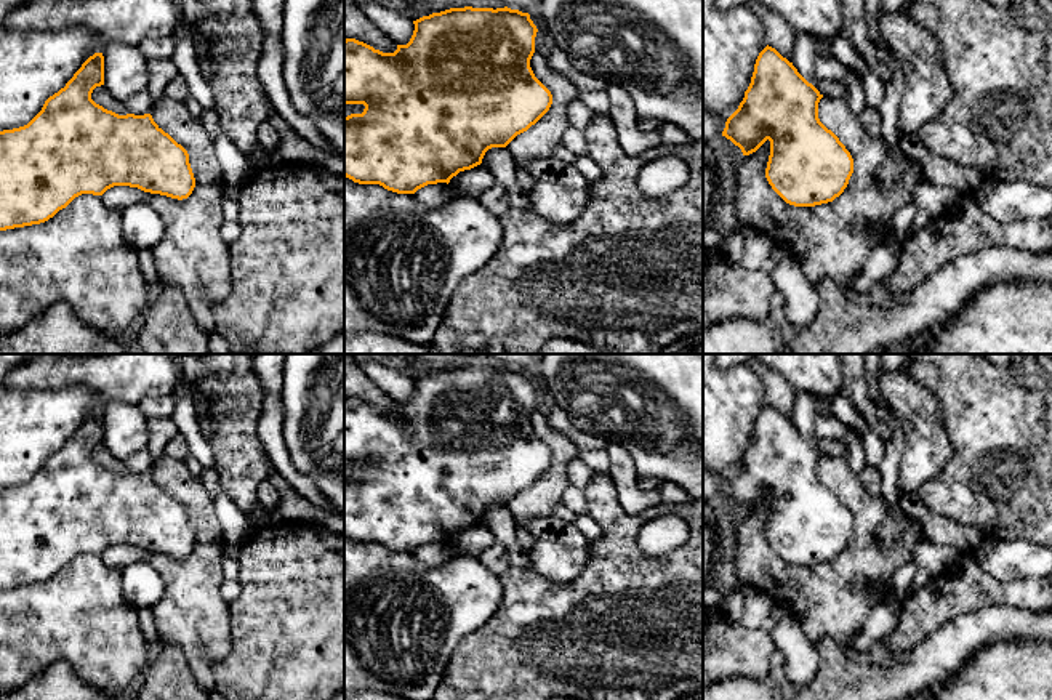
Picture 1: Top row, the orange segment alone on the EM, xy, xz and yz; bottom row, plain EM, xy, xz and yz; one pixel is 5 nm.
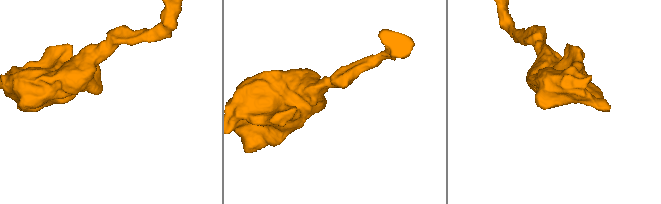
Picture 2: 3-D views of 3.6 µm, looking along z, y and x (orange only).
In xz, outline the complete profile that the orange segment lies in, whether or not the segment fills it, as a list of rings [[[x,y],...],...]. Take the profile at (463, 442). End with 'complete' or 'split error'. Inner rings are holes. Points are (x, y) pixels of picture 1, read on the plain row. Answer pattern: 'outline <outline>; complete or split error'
outline [[[450,367],[413,380],[415,389],[407,404],[397,404],[394,412],[383,412],[355,397],[344,399],[344,463],[363,463],[362,473],[344,476],[344,535],[359,543],[379,543],[397,553],[415,553],[428,543],[450,541],[460,530],[482,522],[492,506],[506,506],[517,493],[535,484],[551,466],[551,450],[535,436],[530,418],[535,412],[536,384],[528,372],[504,367]]]; complete

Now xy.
outline [[[90,415],[58,452],[50,455],[42,469],[24,485],[0,490],[0,589],[40,583],[66,567],[82,553],[102,554],[114,545],[138,546],[144,551],[171,557],[187,557],[195,537],[187,509],[144,474],[118,474],[91,458],[96,445],[104,444],[104,415]]]; complete

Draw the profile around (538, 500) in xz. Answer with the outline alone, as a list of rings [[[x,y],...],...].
[[[535,410],[530,418],[530,426],[535,436],[551,450],[552,463],[535,484],[517,493],[506,505],[519,527],[527,527],[533,519],[554,514],[554,506],[562,503],[562,497],[570,485],[567,476],[568,463],[578,458],[578,447],[556,431],[548,423],[546,415]]]

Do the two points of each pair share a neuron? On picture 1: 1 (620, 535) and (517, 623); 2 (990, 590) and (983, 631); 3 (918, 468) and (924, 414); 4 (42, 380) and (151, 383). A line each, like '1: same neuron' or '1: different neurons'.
1: same neuron
2: different neurons
3: same neuron
4: same neuron

